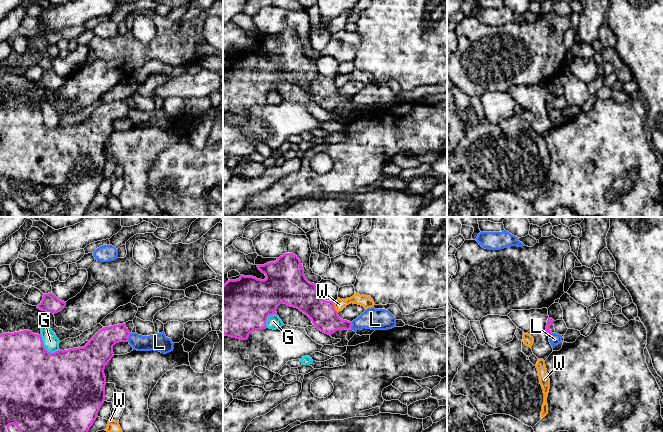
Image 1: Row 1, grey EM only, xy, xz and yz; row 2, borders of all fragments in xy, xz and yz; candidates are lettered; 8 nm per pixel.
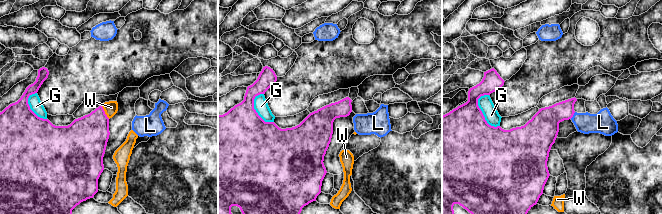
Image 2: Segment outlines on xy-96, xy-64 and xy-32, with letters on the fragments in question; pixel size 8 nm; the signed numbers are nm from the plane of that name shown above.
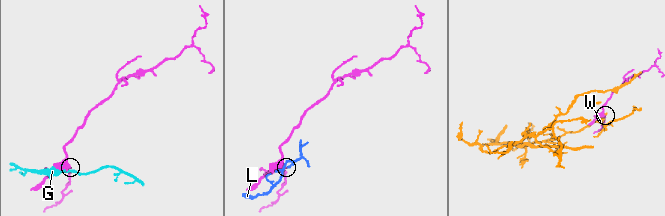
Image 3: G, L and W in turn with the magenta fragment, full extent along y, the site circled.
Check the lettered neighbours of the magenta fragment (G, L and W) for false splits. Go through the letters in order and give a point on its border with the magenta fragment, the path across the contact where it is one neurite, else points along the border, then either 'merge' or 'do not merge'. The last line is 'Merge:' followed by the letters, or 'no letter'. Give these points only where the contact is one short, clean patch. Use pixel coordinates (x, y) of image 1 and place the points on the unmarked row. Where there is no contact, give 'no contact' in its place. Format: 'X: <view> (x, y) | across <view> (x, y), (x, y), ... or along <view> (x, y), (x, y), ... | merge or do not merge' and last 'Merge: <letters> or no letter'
G: xy (45, 125) | do not merge
L: xy (128, 112) | along xy (130, 109), (126, 117) | do not merge
W: xz (334, 83) | along xz (333, 78), (333, 82), (338, 88) | do not merge
Merge: no letter

